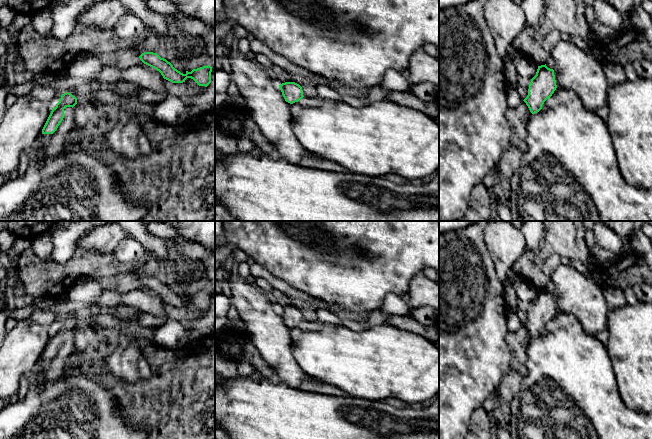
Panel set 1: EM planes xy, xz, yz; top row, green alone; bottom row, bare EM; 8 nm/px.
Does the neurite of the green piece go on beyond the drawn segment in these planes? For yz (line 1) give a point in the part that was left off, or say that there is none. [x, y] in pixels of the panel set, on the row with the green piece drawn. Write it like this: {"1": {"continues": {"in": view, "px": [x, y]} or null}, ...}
{"1": {"continues": null}}

